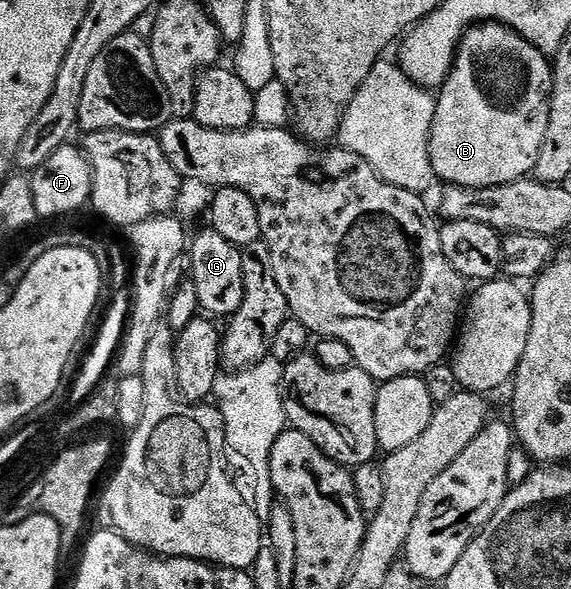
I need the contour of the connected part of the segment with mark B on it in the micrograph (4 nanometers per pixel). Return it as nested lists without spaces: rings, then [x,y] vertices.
[[[481,22],[471,26],[463,33],[463,39],[455,53],[455,62],[447,74],[443,85],[438,87],[435,99],[435,115],[431,129],[431,173],[447,186],[464,186],[484,190],[490,186],[504,186],[515,182],[518,178],[526,178],[534,171],[537,156],[541,152],[541,140],[545,140],[545,128],[549,128],[549,108],[551,107],[551,84],[553,81],[553,66],[548,55],[541,53],[529,40],[525,40],[516,30],[503,26],[500,22]]]

